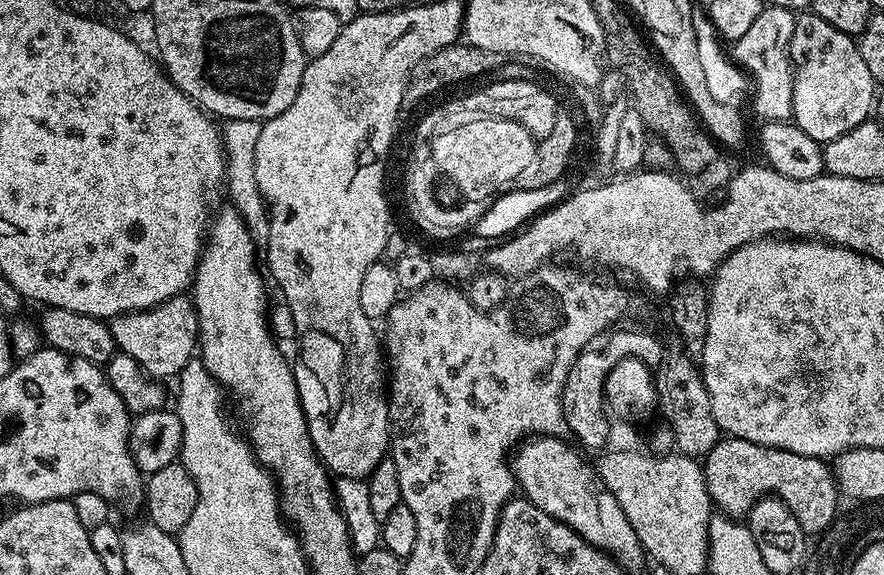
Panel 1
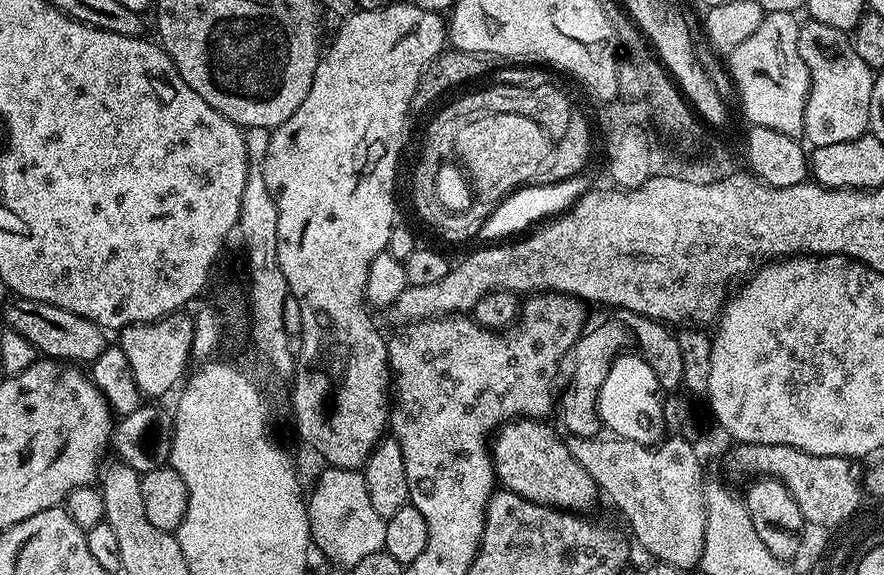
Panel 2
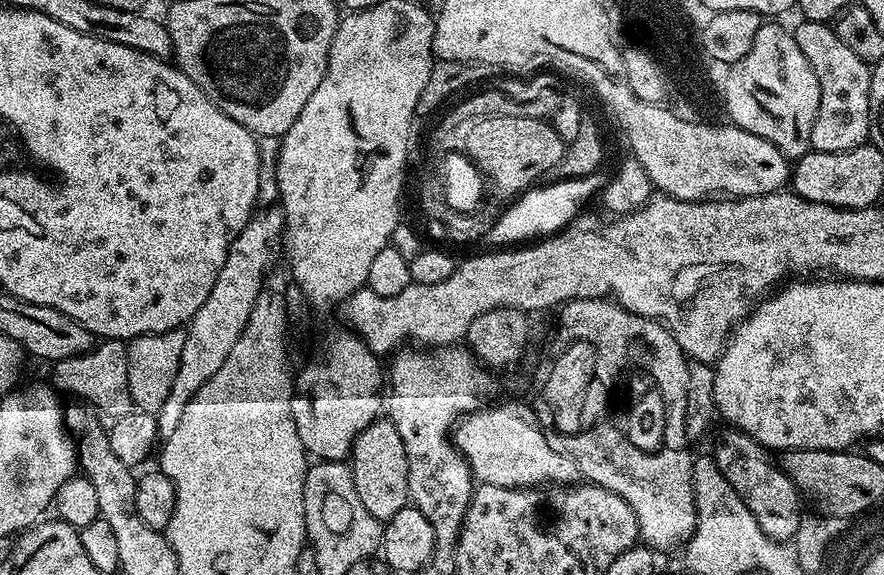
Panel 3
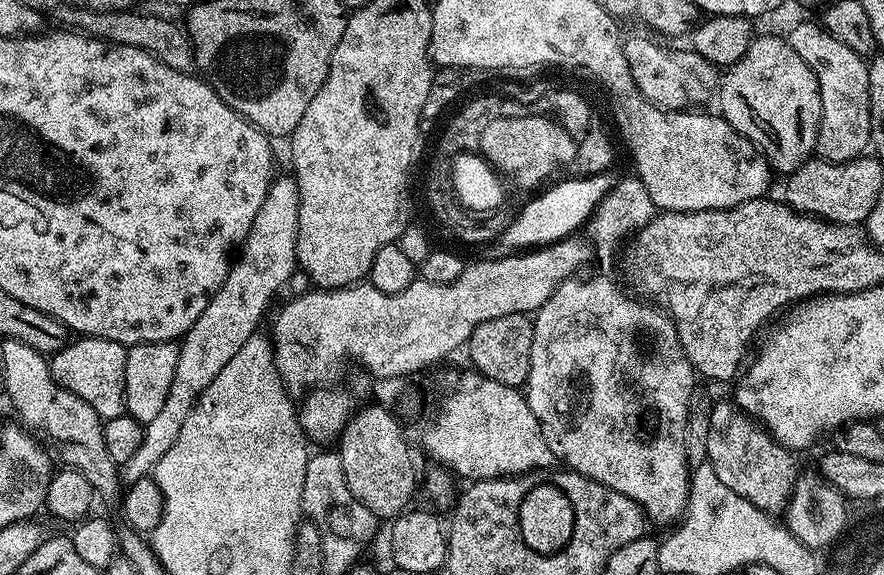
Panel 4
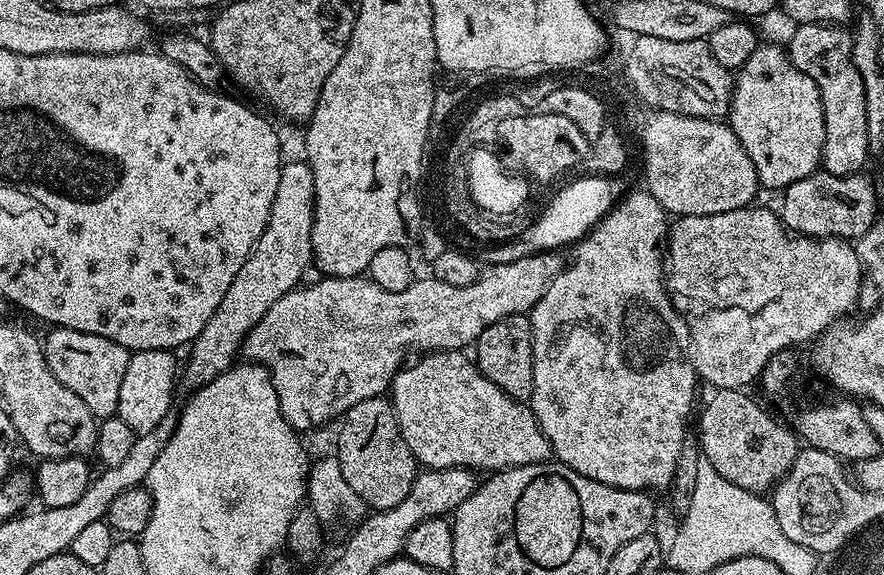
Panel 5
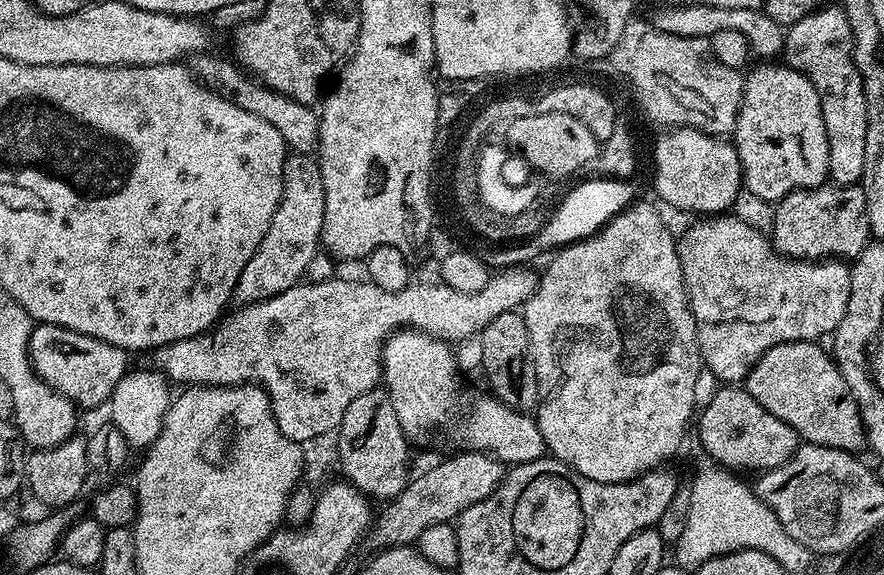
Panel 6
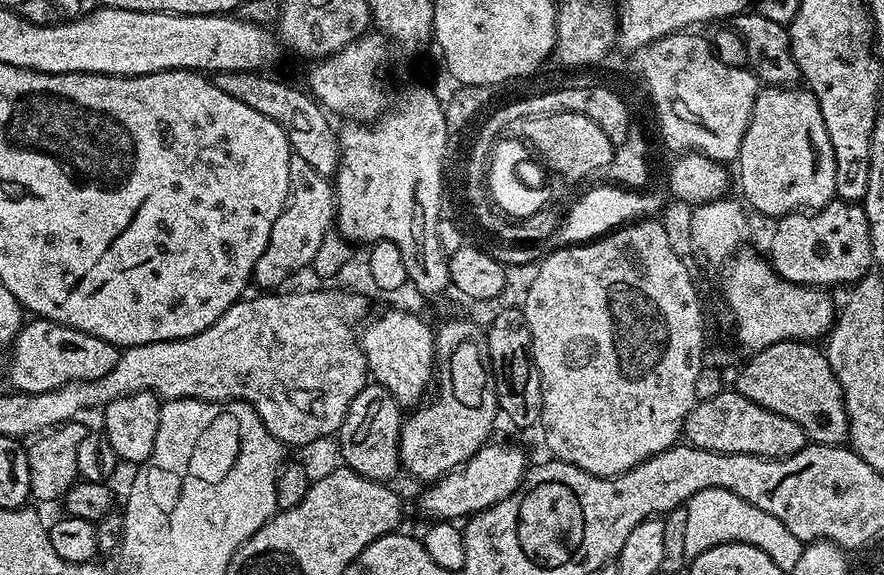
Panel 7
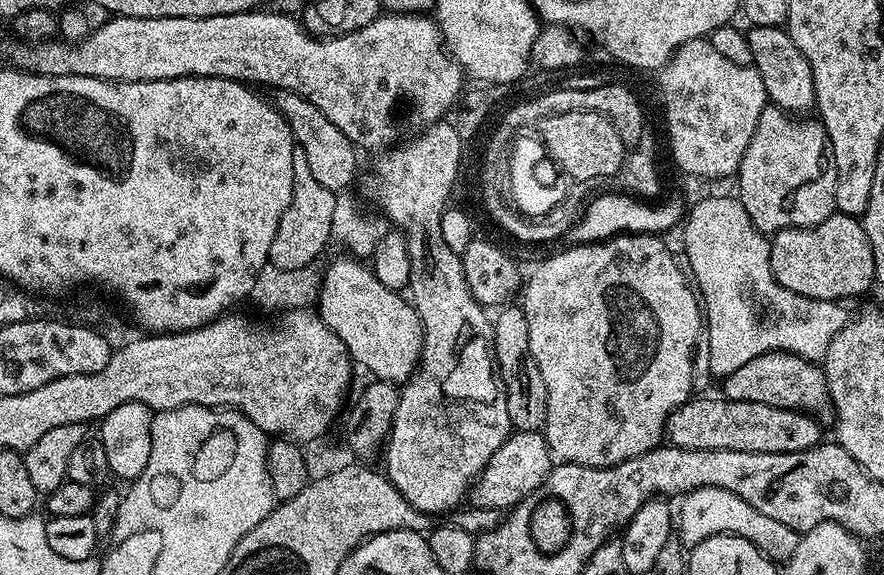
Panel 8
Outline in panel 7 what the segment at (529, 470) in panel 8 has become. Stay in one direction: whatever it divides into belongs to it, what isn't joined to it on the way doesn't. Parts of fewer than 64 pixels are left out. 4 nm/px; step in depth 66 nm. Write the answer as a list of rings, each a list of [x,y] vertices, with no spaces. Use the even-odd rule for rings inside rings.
[[[489,442],[479,448],[465,464],[450,470],[439,480],[431,481],[420,496],[420,508],[432,522],[460,522],[477,512],[485,512],[490,506],[510,498],[522,482],[524,473],[530,467],[530,460],[524,457],[520,448],[512,444]]]

